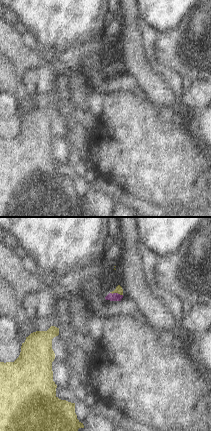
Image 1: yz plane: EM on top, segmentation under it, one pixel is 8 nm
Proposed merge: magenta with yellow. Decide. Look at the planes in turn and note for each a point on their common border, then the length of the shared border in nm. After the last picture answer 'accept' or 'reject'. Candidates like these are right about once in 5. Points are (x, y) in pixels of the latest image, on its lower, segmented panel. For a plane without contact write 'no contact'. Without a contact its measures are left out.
meets magenta at (116, 293); contact 110 nm long

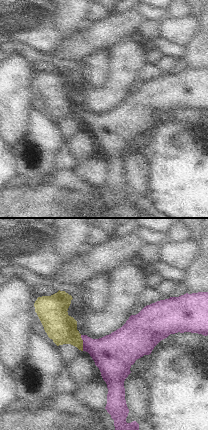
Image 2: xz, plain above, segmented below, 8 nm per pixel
meets magenta at (83, 343); contact 130 nm long

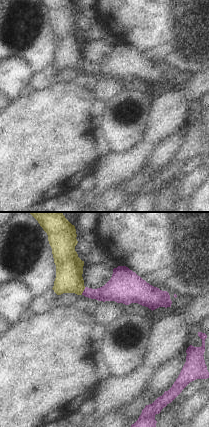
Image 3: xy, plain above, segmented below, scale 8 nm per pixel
meets magenta at (83, 291); contact 70 nm long

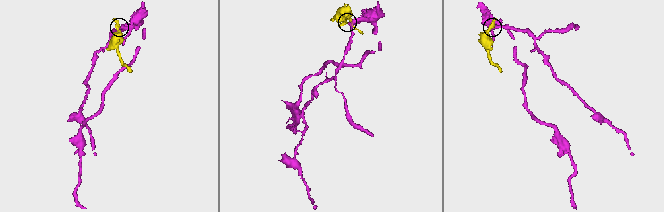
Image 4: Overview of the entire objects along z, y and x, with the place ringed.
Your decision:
reject

